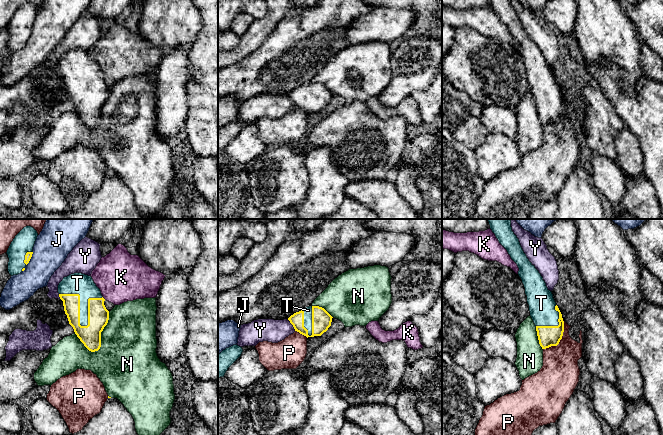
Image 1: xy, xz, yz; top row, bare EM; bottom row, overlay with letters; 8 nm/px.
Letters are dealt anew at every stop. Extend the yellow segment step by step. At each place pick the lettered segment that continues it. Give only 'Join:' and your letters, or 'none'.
Join: T

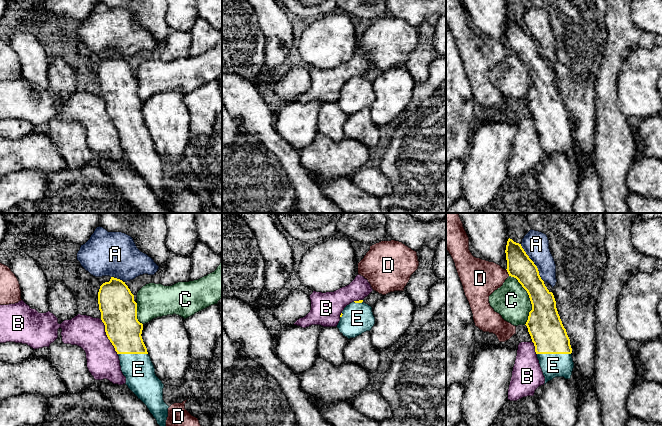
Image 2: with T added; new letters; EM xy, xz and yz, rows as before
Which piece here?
Join: E

